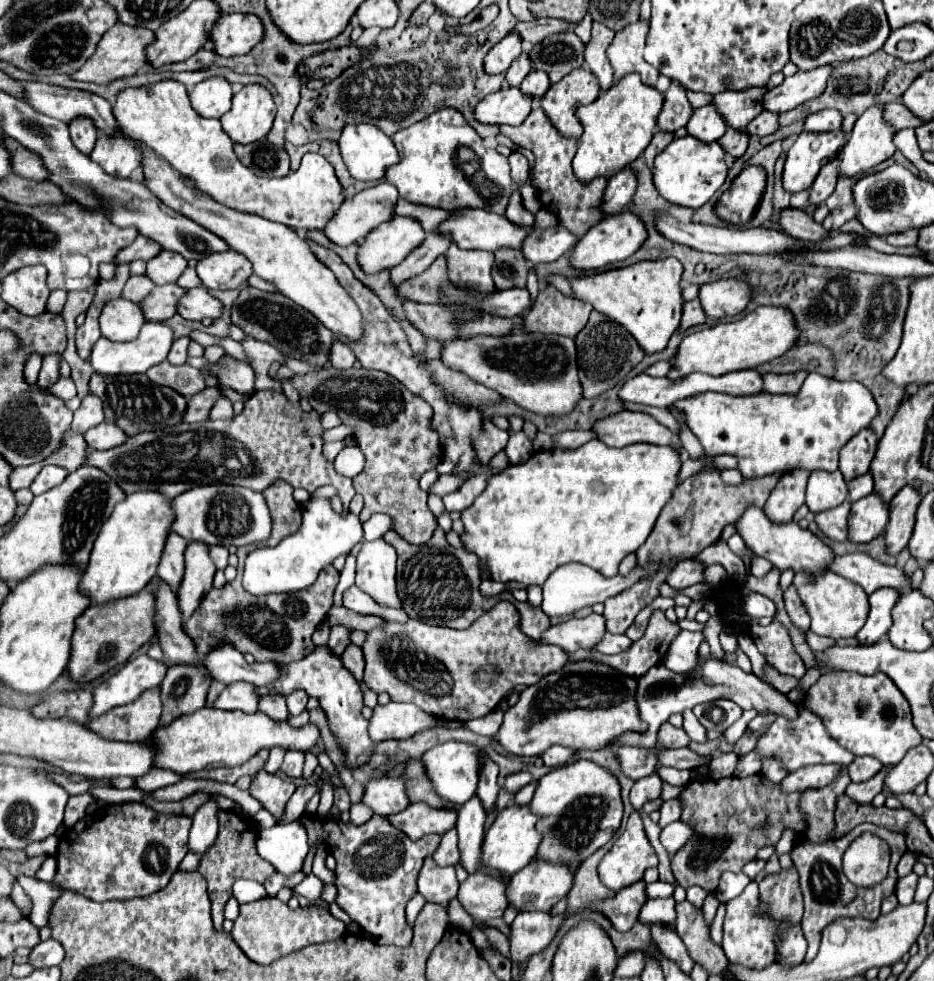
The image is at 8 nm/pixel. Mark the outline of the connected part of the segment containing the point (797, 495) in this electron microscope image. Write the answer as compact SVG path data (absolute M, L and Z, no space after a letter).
M792 470L780 478L772 490L768 502L764 504L764 514L772 524L792 522L796 510L804 504L804 484L808 480L808 470Z

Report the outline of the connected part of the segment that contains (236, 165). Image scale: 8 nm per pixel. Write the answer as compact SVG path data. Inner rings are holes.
M160 80L148 88L124 88L118 92L112 112L124 134L142 140L144 146L160 154L160 158L174 166L182 176L190 178L204 194L234 210L252 212L304 232L324 228L344 202L344 192L334 174L334 166L320 154L306 154L300 168L284 178L258 178L244 168L232 152L232 140L222 130L220 120L196 114L182 82Z

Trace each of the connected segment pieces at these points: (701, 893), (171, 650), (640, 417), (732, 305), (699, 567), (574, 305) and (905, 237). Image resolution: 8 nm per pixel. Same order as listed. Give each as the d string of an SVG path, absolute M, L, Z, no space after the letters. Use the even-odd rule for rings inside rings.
M692 886L692 888L688 888L686 892L688 892L688 898L686 898L686 900L688 900L690 904L694 904L694 906L702 908L702 904L704 904L704 900L706 900L708 892L706 892L704 888L700 888L700 886Z
M154 576L150 584L156 588L156 636L162 652L174 664L204 666L204 656L196 652L196 644L182 628L182 616L170 584L160 576Z
M622 410L618 414L610 414L594 422L592 432L596 434L600 442L604 442L606 446L616 446L616 448L636 444L636 442L668 444L668 446L680 448L678 436L644 412Z
M720 280L700 286L698 298L708 318L722 320L736 316L746 308L746 304L750 302L750 288L746 282Z
M690 558L690 560L680 562L672 570L672 574L668 576L668 584L674 588L686 588L692 584L704 582L704 572L706 572L706 564L696 558Z
M554 286L540 290L536 306L526 314L528 332L576 336L588 322L592 306L574 296L564 296Z
M912 228L912 230L908 230L908 232L890 234L890 236L886 238L886 242L892 244L892 246L912 246L912 244L918 242L918 230Z

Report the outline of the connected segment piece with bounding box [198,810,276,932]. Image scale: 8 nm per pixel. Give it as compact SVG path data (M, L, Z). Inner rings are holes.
M218 810L218 820L220 820L220 832L216 838L216 844L212 846L212 852L208 852L208 856L204 856L200 860L198 872L206 878L208 882L208 896L212 902L212 922L214 928L220 932L222 930L222 922L224 922L224 904L232 898L232 884L238 878L256 878L256 882L264 884L274 872L276 868L266 862L264 858L258 856L256 852L256 838L258 838L258 828L256 834L248 828L248 826L256 826L252 820L254 818L240 818L240 814L232 812L232 810Z

